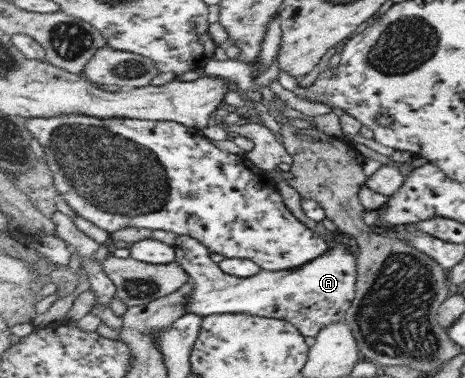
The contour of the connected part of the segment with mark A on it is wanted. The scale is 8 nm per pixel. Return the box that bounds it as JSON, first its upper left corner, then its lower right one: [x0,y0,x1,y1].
[176,235,358,337]

